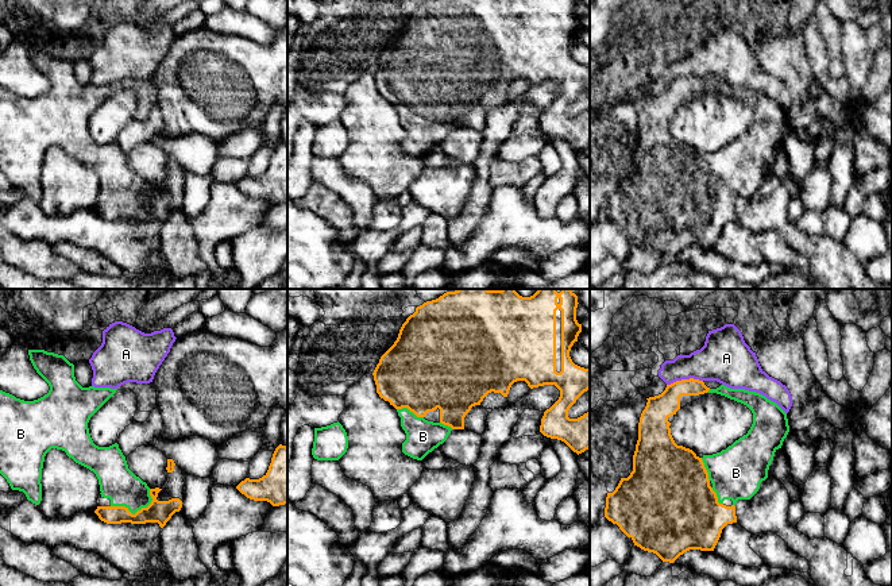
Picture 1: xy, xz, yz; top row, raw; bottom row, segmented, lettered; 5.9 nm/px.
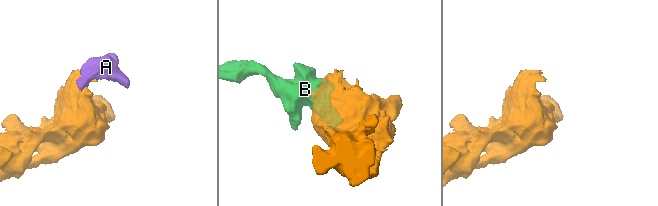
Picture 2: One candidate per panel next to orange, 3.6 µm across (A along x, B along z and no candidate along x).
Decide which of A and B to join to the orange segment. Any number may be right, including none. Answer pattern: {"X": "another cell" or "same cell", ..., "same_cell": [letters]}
{"A": "another cell", "B": "same cell", "same_cell": ["B"]}

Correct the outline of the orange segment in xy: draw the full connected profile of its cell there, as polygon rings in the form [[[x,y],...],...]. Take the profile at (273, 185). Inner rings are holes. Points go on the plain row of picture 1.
[[[279,142],[267,170],[259,177],[246,176],[236,186],[254,198],[267,198],[273,204],[287,201],[287,144]]]

